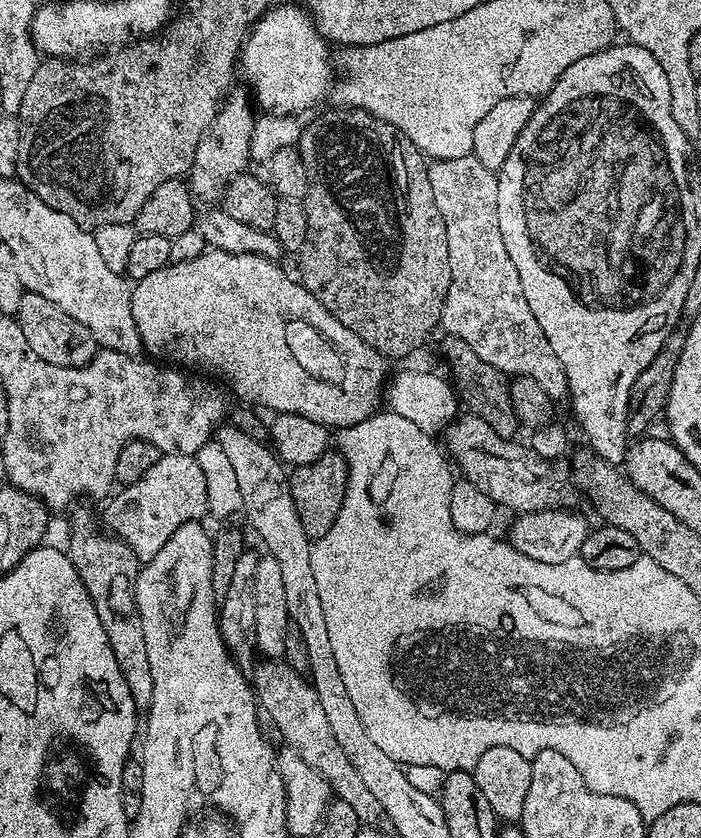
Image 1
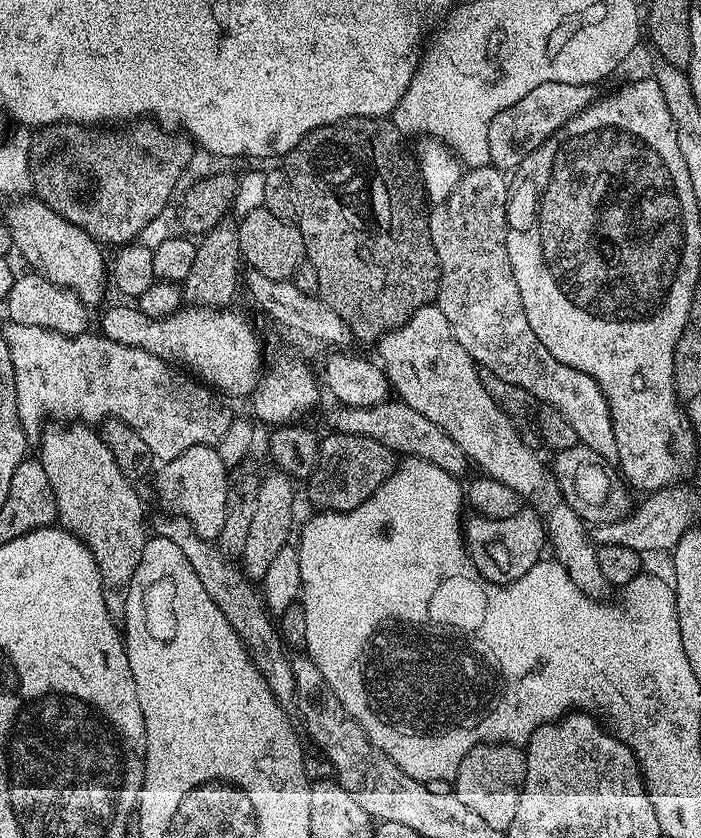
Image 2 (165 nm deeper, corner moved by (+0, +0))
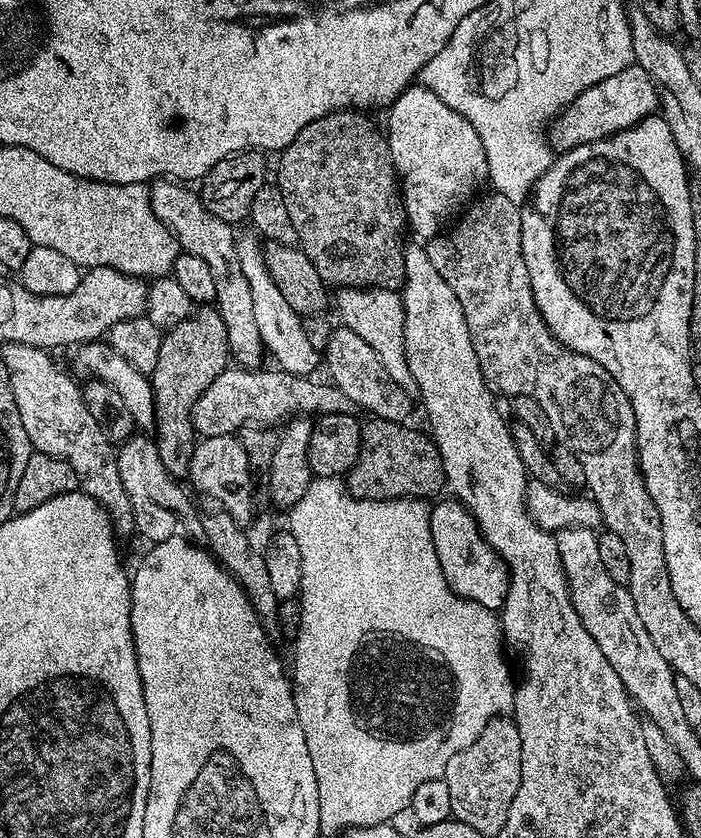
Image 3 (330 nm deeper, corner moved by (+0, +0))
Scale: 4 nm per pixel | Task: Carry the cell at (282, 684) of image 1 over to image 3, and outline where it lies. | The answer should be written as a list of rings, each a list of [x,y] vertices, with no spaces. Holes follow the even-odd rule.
[[[133,434],[131,438],[123,441],[116,448],[116,461],[118,474],[122,477],[122,486],[126,486],[126,494],[130,494],[130,506],[136,509],[141,529],[151,526],[152,508],[161,508],[162,511],[180,519],[181,526],[185,528],[183,531],[193,541],[203,541],[204,531],[197,505],[195,508],[191,498],[184,493],[184,488],[180,485],[183,483],[177,477],[171,476],[166,466],[162,466],[162,458],[158,458],[156,441],[151,435]]]

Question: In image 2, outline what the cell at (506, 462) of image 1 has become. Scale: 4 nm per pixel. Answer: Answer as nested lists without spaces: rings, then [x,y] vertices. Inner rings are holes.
[[[389,398],[369,408],[336,406],[333,409],[328,416],[329,429],[332,432],[345,432],[374,438],[374,442],[382,442],[382,446],[386,446],[391,452],[400,454],[405,452],[403,455],[413,460],[429,460],[434,466],[446,470],[457,478],[463,477],[463,472],[470,468],[470,461],[458,446],[458,442],[454,442],[430,418],[418,414],[414,406],[404,403],[399,398]]]

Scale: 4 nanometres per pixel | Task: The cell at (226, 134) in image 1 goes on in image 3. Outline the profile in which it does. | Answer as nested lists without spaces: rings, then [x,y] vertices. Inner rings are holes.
[[[200,306],[192,315],[163,333],[158,362],[150,374],[152,393],[156,403],[154,439],[158,458],[171,476],[187,477],[190,458],[198,443],[196,429],[192,426],[192,408],[202,398],[206,386],[230,366],[228,327],[212,306]]]

